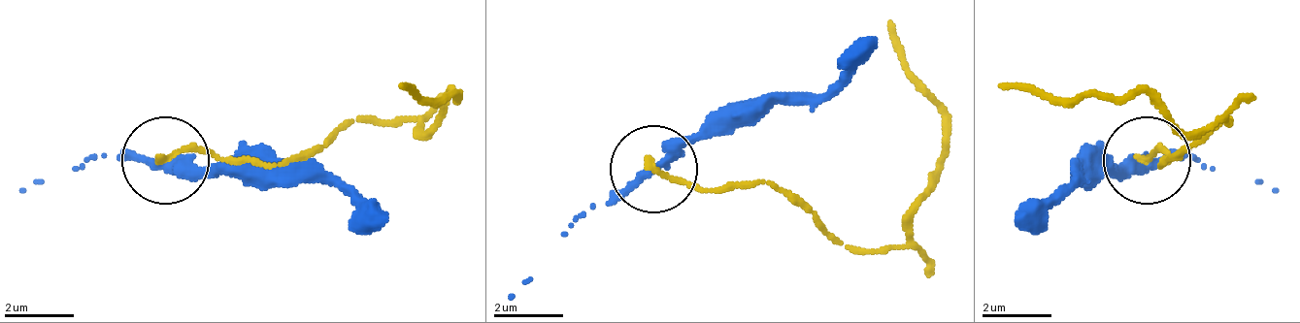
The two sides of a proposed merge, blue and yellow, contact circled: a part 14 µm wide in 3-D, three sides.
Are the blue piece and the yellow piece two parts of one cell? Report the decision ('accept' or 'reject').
reject

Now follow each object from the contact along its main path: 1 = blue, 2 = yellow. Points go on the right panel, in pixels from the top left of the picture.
1: (1149, 157), (1070, 175), (1017, 218)
2: (1149, 157), (1166, 157), (1157, 166), (1227, 122), (1175, 131), (1140, 96), (1079, 96), (1000, 87)

